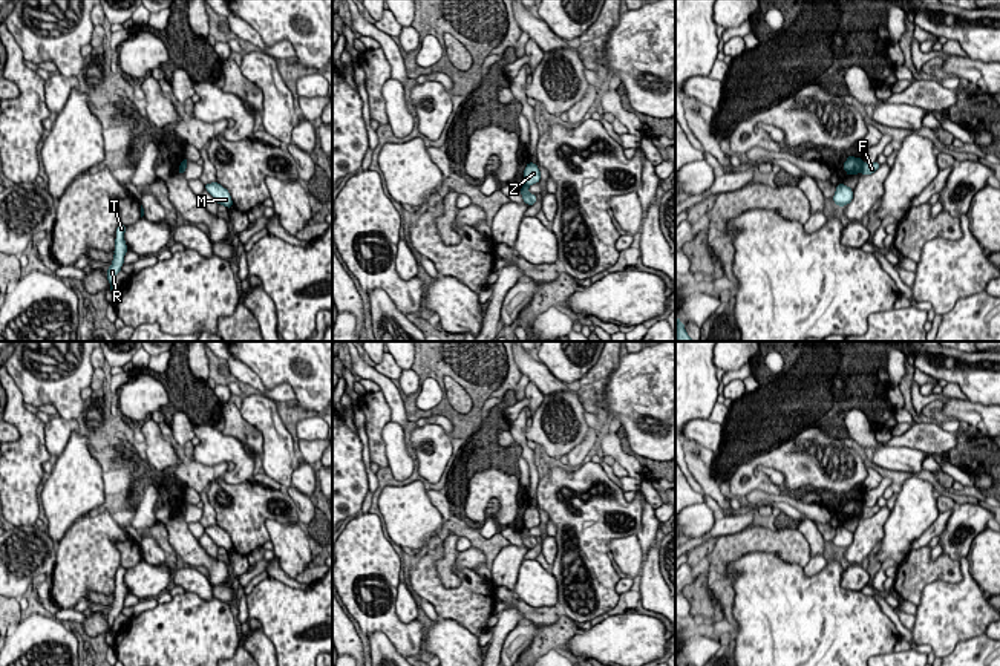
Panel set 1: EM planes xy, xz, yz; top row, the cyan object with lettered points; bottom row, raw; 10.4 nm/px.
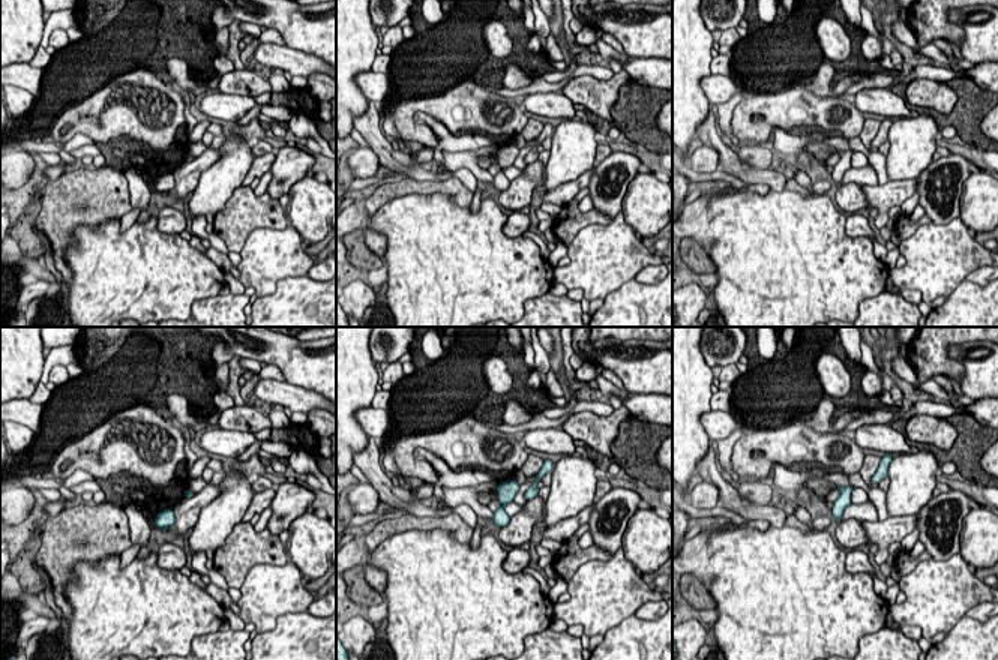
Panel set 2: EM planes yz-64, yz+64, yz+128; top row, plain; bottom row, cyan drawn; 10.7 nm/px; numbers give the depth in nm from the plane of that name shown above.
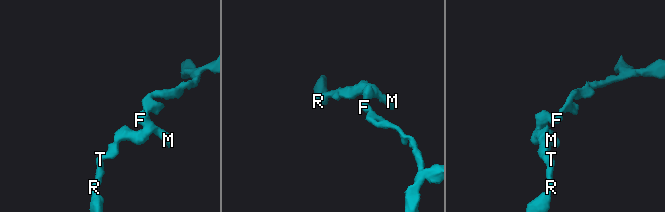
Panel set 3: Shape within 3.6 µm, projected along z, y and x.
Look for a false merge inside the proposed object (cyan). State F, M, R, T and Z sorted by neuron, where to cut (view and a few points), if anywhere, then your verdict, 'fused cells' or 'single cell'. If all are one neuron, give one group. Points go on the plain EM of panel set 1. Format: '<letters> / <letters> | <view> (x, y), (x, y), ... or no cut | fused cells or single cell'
F / M R T Z | yz (864, 506), (859, 513) | fused cells

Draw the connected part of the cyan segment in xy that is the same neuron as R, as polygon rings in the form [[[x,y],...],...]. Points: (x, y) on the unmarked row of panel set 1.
[[[119,565],[119,568],[116,570],[116,582],[115,582],[115,599],[112,603],[112,608],[107,611],[107,623],[109,623],[109,632],[113,635],[113,638],[116,637],[116,631],[112,629],[113,626],[113,620],[121,614],[121,609],[124,606],[124,599],[127,596],[127,586],[124,585],[124,576],[126,576],[126,568],[123,568]]]

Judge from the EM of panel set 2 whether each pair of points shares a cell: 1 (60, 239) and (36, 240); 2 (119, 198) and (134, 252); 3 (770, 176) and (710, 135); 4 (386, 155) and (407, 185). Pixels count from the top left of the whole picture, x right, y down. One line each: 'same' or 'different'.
1: different
2: different
3: same
4: different

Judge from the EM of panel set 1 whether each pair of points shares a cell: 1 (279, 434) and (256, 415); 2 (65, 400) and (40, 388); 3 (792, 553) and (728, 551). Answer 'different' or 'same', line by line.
1: same
2: same
3: same

